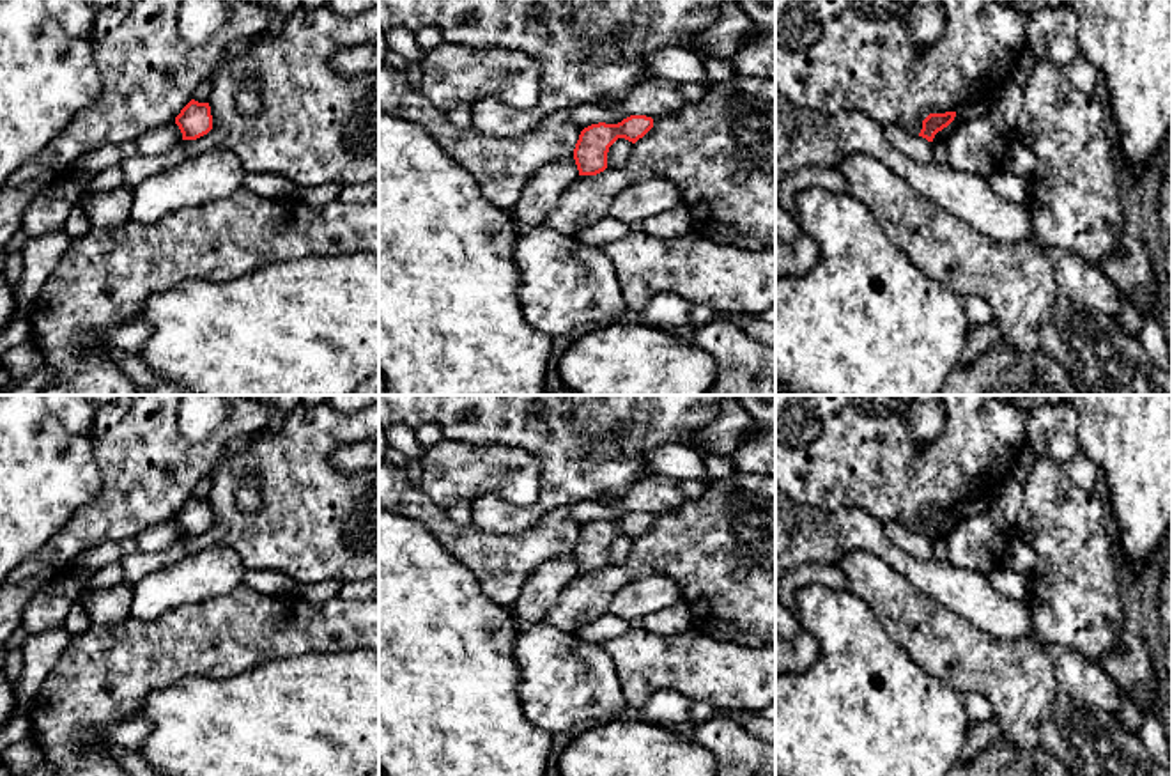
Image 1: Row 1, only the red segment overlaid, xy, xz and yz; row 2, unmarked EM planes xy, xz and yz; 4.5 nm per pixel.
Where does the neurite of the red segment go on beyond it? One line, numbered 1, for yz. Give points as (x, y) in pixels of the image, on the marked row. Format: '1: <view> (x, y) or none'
1: none

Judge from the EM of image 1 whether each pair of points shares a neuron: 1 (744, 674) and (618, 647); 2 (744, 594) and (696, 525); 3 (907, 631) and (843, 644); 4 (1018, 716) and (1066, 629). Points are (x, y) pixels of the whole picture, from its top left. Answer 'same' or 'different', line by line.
1: same
2: same
3: different
4: different

